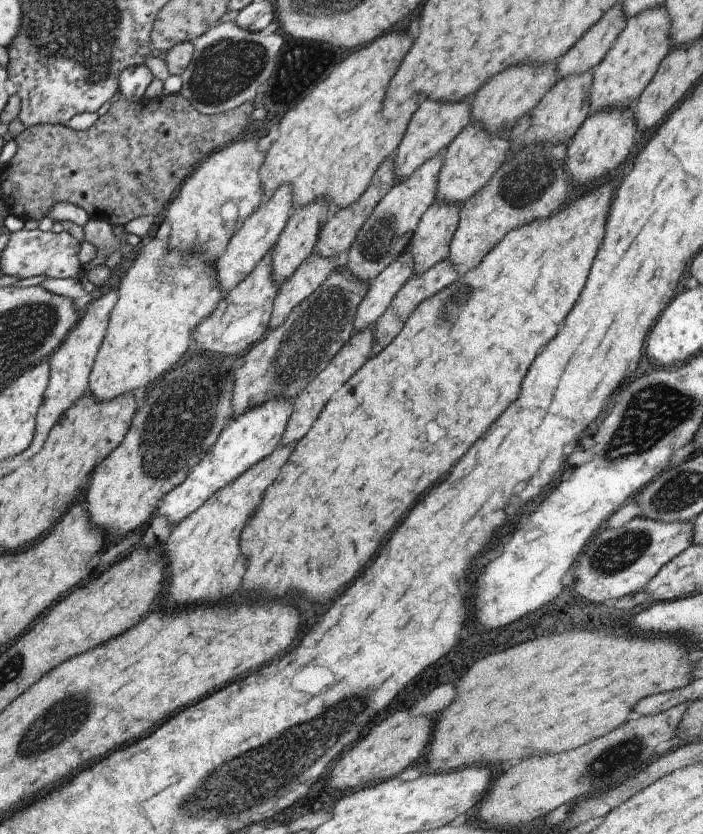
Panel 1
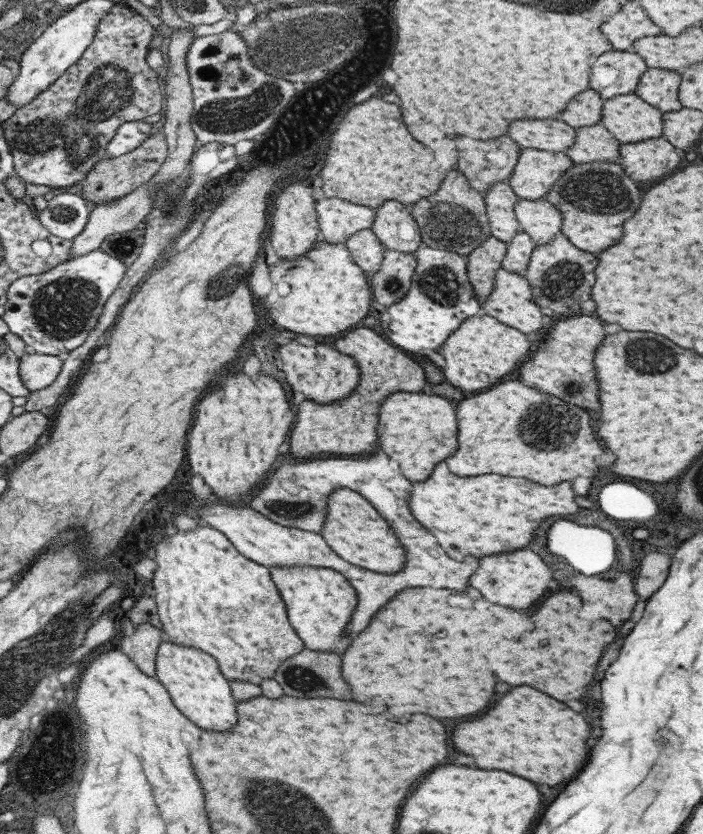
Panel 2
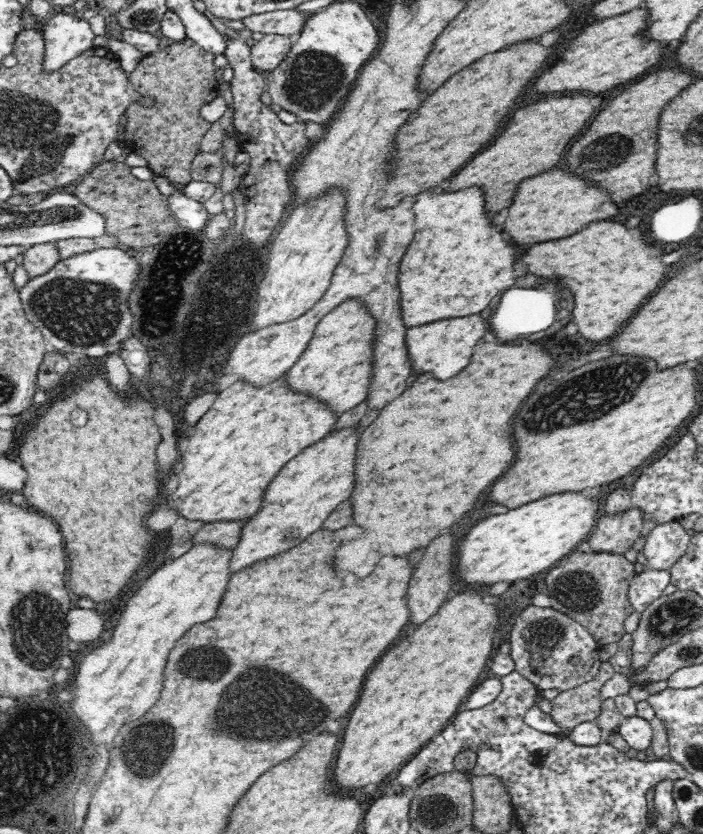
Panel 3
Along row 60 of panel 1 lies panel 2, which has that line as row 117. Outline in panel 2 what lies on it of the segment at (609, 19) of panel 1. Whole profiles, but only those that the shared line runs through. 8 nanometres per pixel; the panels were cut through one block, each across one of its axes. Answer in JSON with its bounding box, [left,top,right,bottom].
[557,88,603,128]

